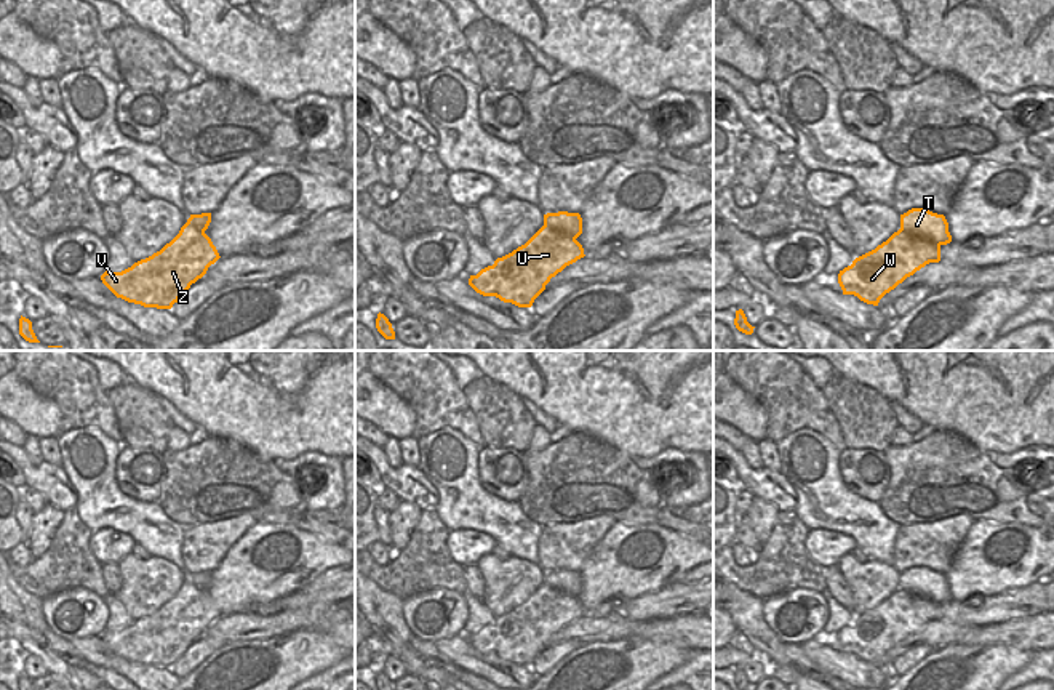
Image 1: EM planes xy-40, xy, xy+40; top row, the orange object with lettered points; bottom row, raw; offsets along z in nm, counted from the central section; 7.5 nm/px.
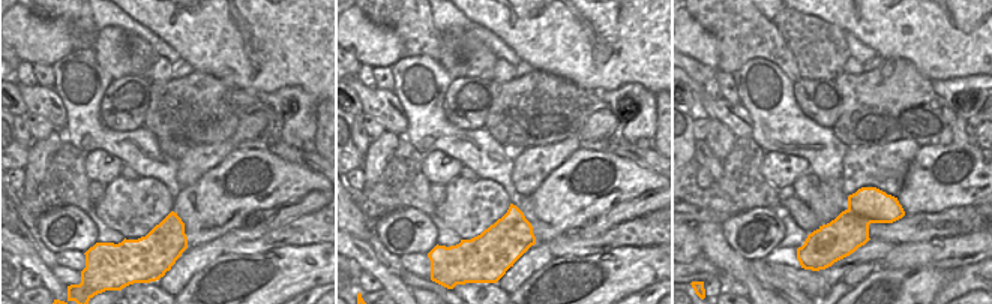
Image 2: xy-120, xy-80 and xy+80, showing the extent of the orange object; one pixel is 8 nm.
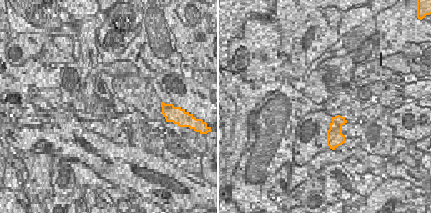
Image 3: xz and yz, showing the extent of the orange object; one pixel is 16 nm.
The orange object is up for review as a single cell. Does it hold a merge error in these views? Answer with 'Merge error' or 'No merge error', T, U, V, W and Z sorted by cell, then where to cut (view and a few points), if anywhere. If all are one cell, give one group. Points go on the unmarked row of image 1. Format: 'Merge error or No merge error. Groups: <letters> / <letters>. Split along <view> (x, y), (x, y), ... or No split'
Merge error. Groups: T / U V W Z. Split along xy+40 (899, 588), (939, 604)

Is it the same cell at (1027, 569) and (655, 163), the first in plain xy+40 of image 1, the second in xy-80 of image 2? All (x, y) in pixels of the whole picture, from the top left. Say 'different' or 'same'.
different

